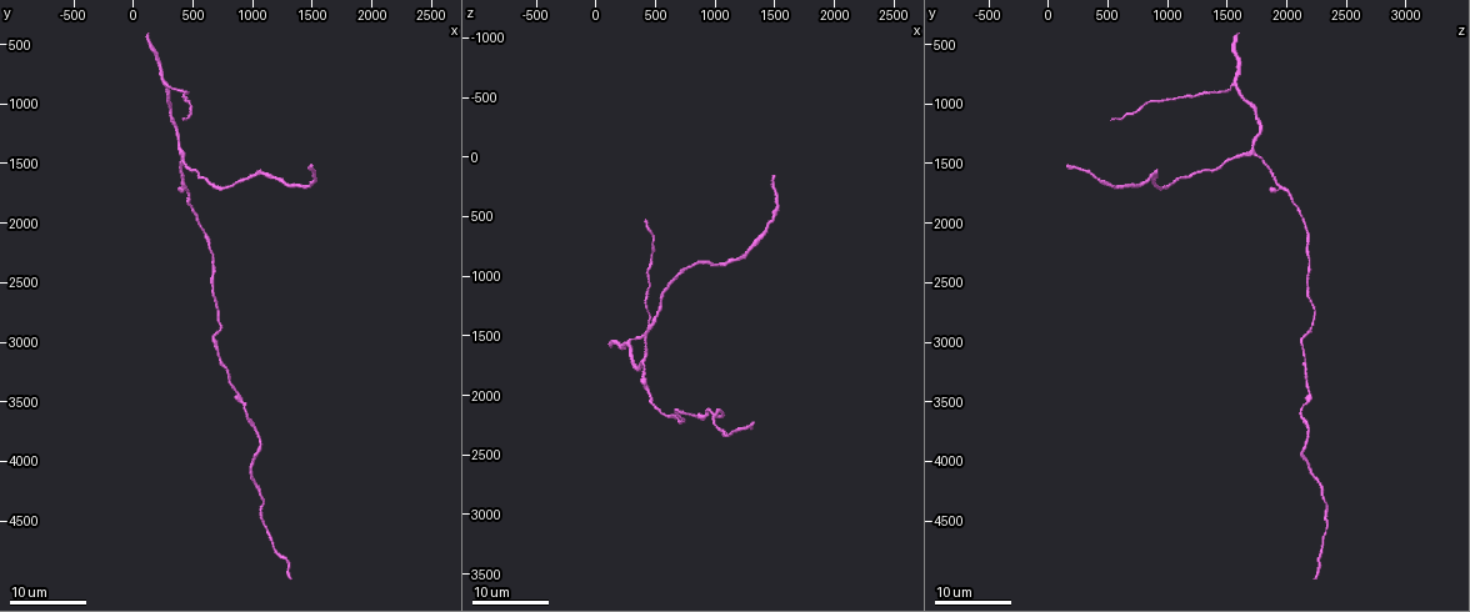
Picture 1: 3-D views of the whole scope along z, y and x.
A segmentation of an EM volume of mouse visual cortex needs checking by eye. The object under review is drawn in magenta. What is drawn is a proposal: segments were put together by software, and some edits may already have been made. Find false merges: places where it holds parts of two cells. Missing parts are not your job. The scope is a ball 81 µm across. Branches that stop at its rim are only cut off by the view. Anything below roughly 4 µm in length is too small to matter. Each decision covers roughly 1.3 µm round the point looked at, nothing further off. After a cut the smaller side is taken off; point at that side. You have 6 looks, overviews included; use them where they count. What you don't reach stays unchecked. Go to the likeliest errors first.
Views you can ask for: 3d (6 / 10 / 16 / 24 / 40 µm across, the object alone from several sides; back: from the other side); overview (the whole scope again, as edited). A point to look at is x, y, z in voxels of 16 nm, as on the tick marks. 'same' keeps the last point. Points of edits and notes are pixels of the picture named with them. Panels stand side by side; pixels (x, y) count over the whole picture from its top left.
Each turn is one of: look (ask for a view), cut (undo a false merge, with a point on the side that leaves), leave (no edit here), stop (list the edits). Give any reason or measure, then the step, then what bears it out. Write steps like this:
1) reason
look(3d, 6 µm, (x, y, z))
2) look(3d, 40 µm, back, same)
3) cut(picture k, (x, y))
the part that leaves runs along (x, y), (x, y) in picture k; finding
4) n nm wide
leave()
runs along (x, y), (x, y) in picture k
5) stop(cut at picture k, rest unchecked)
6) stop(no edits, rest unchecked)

branch point
look(3d, 24 µm, (300, 840, 1540))

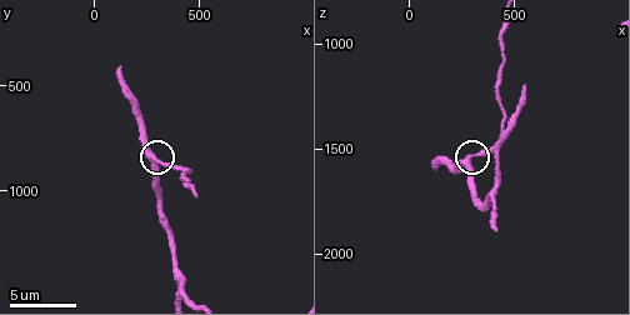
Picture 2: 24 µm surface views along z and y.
closer look
look(3d, 10 µm, (290, 850, 1530))

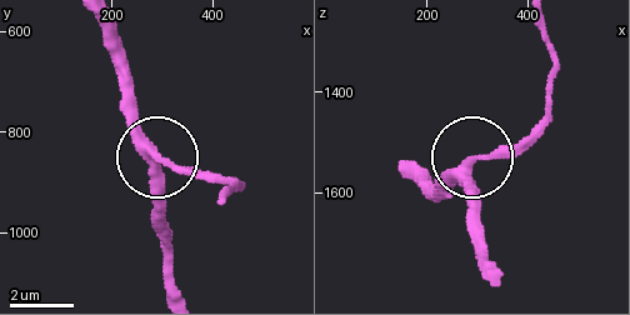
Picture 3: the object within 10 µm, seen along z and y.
3 arms
leave()
runs along (180, 289), (166, 184), (120, 90) in picture 3; one cell here

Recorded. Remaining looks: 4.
arms part here
look(3d, 10 µm, (390, 1390, 1720))

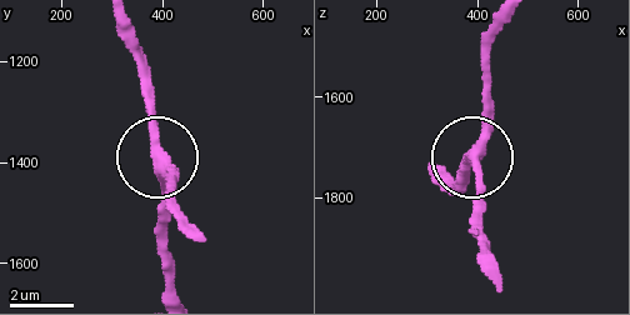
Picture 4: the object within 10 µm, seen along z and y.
330 nm wide
leave()
runs along (175, 291), (148, 68) in picture 4; continuous, no second cell

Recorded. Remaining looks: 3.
calibre changes
look(3d, 16 µm, (1060, 3880, 2180))

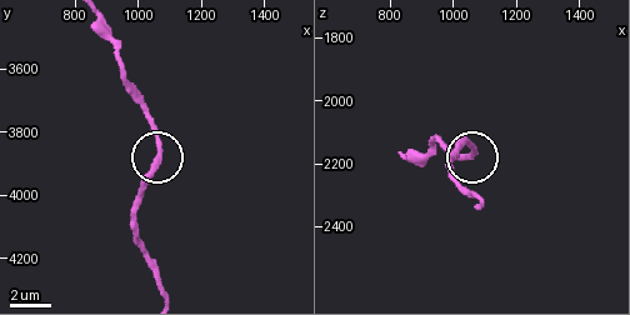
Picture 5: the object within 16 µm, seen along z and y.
look(3d, 10 µm, (1070, 3880, 2150))

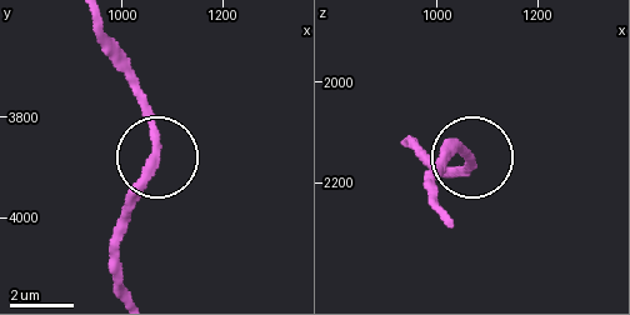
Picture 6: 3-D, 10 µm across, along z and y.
270 nm wide
leave()
runs along (95, 20), (101, 44), (146, 116), (158, 158), (123, 226) in picture 6; continuous, no second cell

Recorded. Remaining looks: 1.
stop(no edits, rest unchecked)

